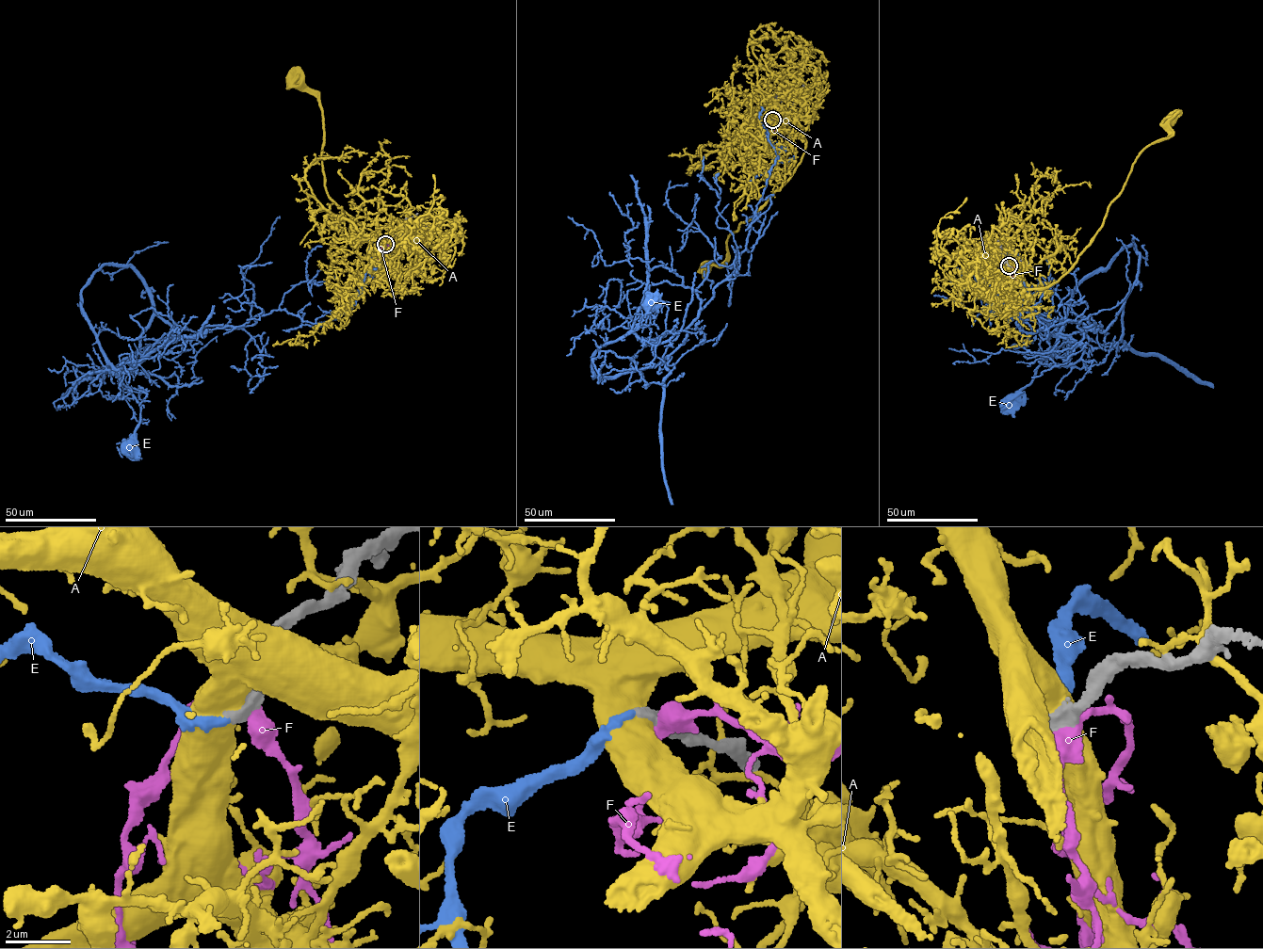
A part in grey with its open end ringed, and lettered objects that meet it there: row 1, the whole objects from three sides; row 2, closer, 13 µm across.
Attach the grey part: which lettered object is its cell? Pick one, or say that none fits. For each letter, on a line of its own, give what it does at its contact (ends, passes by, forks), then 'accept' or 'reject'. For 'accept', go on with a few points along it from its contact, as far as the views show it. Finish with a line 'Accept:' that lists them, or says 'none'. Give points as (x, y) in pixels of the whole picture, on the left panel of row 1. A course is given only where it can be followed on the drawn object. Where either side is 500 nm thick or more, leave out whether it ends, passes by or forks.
A: reject
E: it ends there; accept; it runs (385, 244), (369, 244), (369, 280), (336, 318), (280, 309), (126, 361), (120, 380), (140, 414), (129, 448)
F: it passes by; reject
Accept: E

